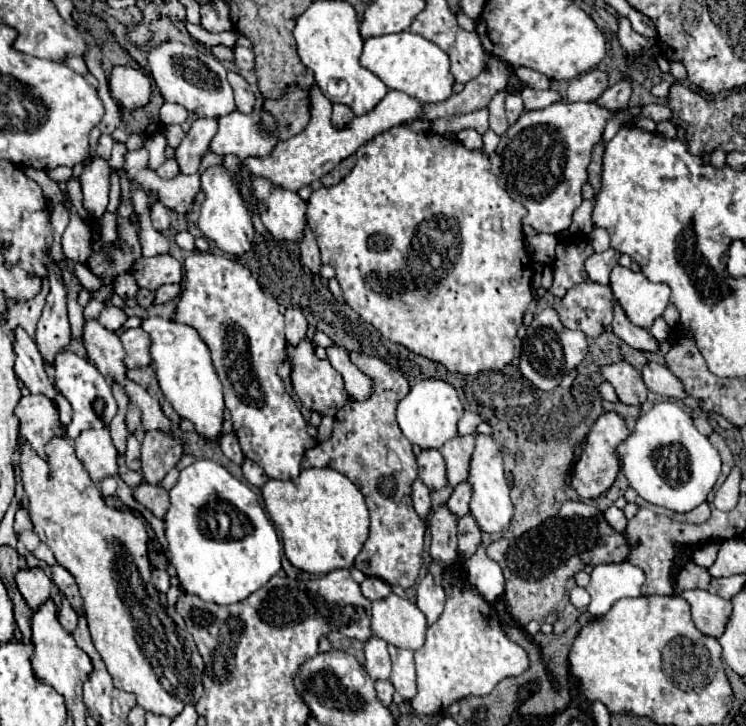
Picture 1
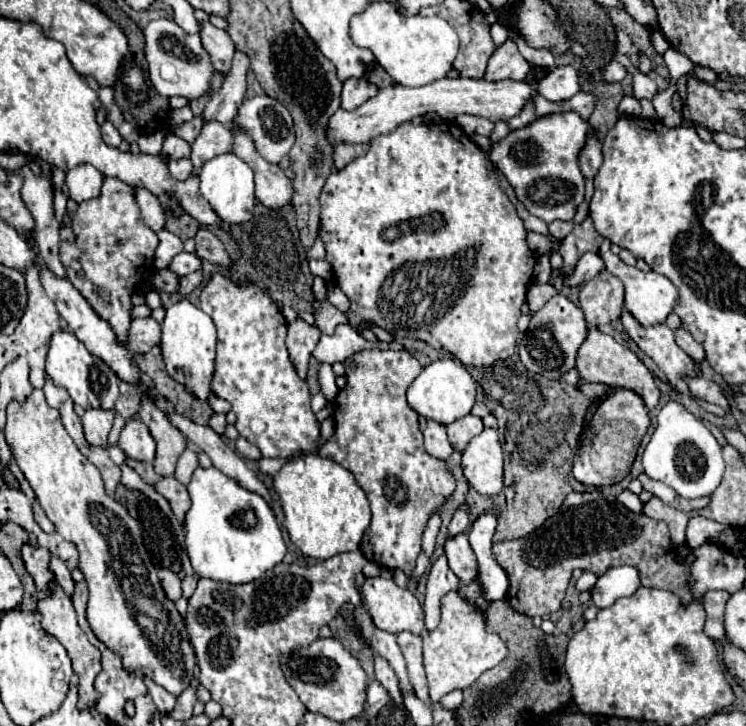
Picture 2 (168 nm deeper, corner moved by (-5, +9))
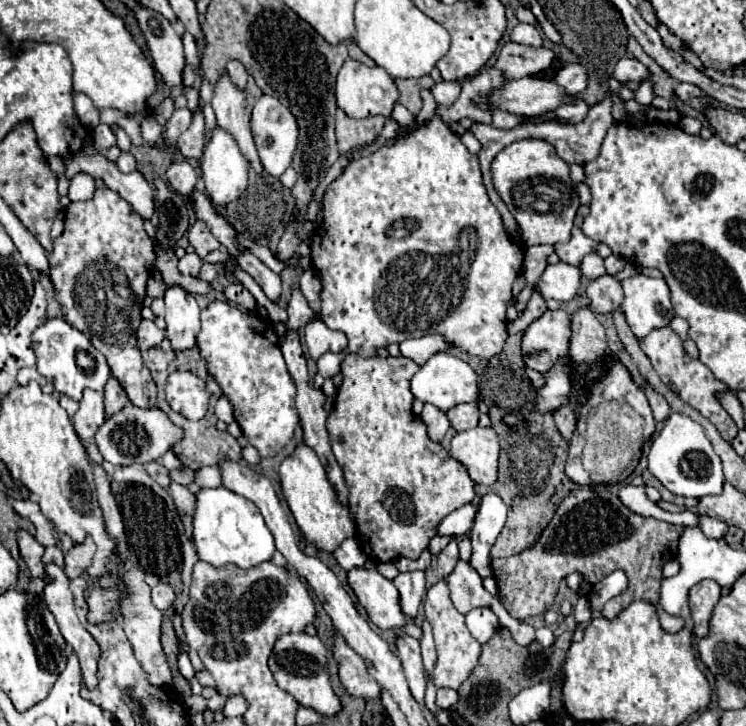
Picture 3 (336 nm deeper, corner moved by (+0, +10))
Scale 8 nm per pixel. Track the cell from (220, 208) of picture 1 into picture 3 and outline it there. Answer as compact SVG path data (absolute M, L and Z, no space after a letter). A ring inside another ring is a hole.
M219 125L213 127L211 131L211 139L205 145L205 153L201 157L201 169L203 169L203 181L205 181L205 189L211 197L211 201L215 205L227 205L231 201L237 201L241 197L241 193L247 189L247 171L249 171L249 161L243 157L243 153L239 151L237 141L233 139L233 135L229 135L225 129L221 129Z

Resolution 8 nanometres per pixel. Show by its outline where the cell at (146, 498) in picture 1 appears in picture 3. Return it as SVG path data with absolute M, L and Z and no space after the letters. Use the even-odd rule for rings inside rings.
M177 483L169 485L169 495L173 497L173 501L175 501L175 505L177 505L177 511L179 511L179 517L181 517L181 521L183 521L183 525L185 525L185 533L187 533L187 537L191 539L191 537L193 537L191 533L193 533L195 495L193 495L187 487L177 485Z

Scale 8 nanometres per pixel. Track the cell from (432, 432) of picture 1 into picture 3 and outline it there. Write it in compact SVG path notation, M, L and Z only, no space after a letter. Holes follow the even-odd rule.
M435 353L429 357L429 361L411 379L411 391L423 403L433 403L441 411L447 411L457 403L475 401L479 397L477 373L473 371L473 367L467 361L463 361L451 353Z

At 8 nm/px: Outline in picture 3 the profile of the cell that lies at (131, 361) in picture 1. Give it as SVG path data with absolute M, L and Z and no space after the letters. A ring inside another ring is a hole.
M147 319L141 321L141 325L139 325L139 329L137 329L137 341L139 341L141 351L159 345L163 339L165 339L163 331L157 329L157 325L155 325L153 321L147 321Z

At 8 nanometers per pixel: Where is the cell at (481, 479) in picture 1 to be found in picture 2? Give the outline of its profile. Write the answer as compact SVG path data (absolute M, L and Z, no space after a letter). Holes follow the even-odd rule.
M484 428L482 434L474 436L462 454L462 468L468 484L484 496L494 496L502 490L504 482L504 458L498 432Z

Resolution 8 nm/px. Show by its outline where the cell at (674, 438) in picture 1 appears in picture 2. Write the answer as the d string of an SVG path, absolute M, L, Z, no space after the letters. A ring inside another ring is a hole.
M668 400L658 416L656 428L644 448L642 466L648 478L672 486L682 498L712 496L724 474L724 458L720 444L700 418L684 408L680 400Z

